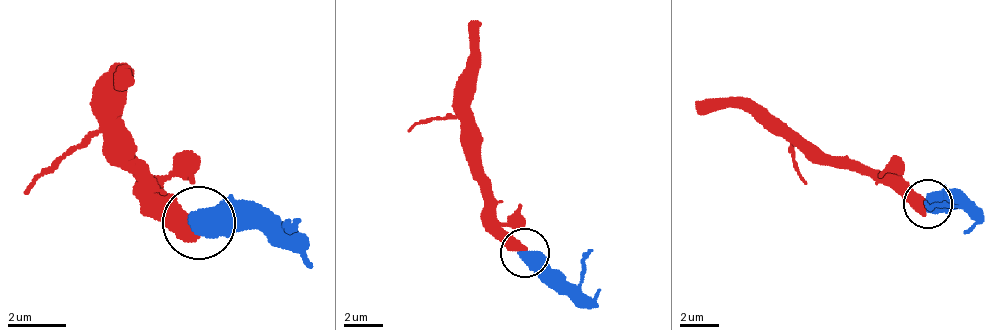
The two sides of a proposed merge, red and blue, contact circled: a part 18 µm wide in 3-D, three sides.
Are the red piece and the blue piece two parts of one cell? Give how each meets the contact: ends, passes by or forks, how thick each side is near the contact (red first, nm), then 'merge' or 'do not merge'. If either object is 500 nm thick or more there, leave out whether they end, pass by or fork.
600 nm thick on the red side, 750 nm on the other; merge

